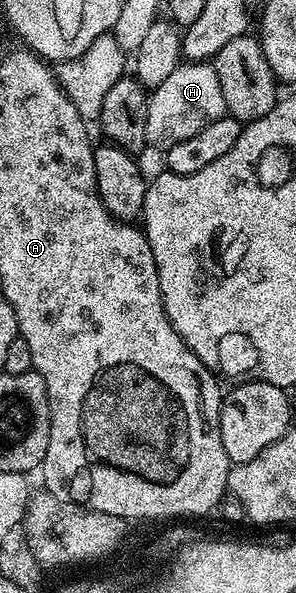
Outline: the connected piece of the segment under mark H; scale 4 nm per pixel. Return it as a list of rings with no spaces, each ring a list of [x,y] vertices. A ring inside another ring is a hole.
[[[181,63],[156,89],[150,90],[147,98],[147,118],[145,135],[147,145],[167,150],[189,135],[197,135],[201,127],[209,127],[227,113],[225,95],[221,95],[221,79],[211,63]]]

